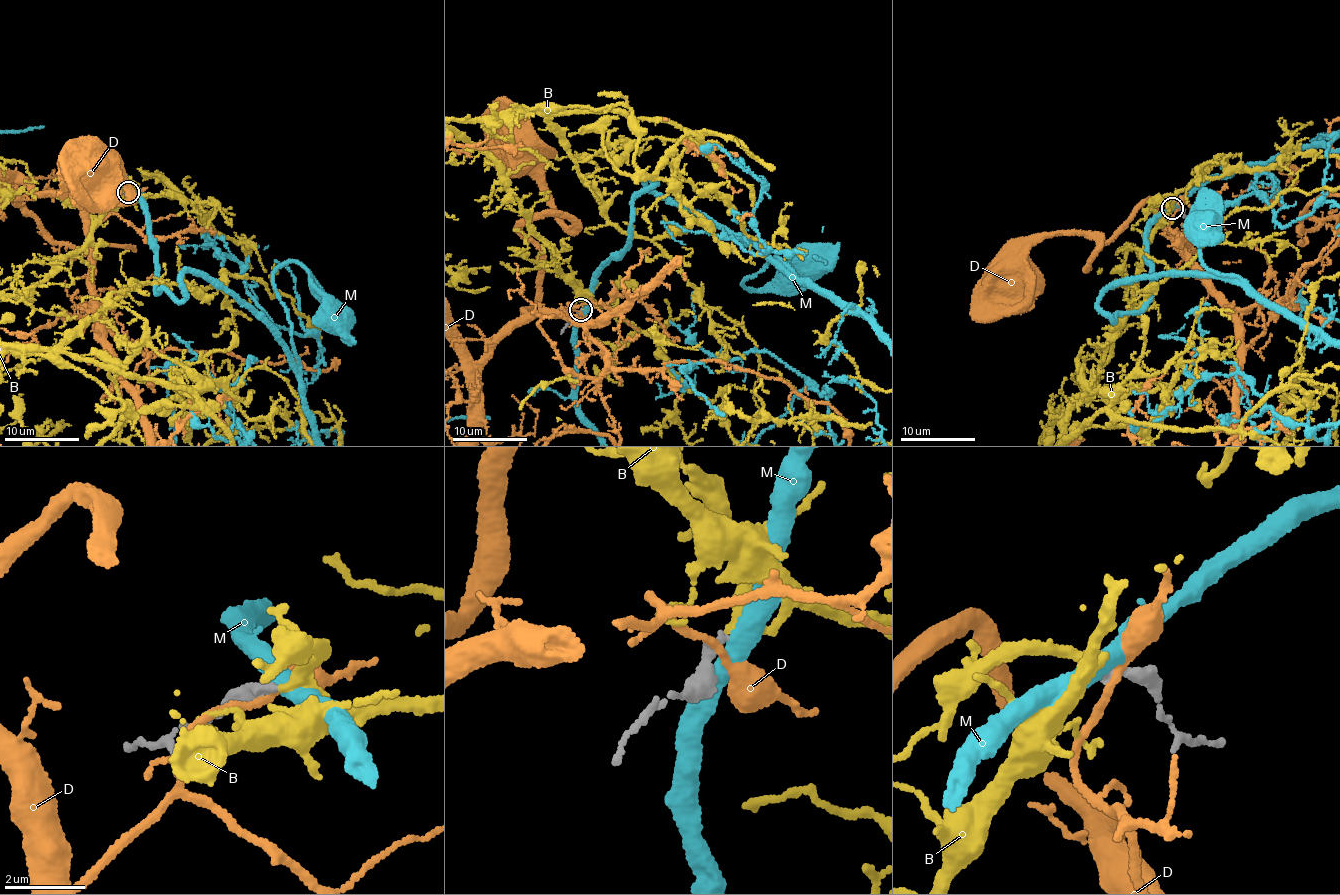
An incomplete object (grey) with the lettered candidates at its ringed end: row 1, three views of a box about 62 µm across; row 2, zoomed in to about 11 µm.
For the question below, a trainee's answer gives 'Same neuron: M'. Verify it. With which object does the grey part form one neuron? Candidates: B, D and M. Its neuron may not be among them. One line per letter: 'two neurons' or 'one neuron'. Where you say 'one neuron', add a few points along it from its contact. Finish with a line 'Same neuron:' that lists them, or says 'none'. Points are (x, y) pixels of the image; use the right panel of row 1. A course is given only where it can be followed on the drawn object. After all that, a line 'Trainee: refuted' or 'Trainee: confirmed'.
B: one neuron
D: two neurons
M: two neurons
Same neuron: B
Trainee: refuted

